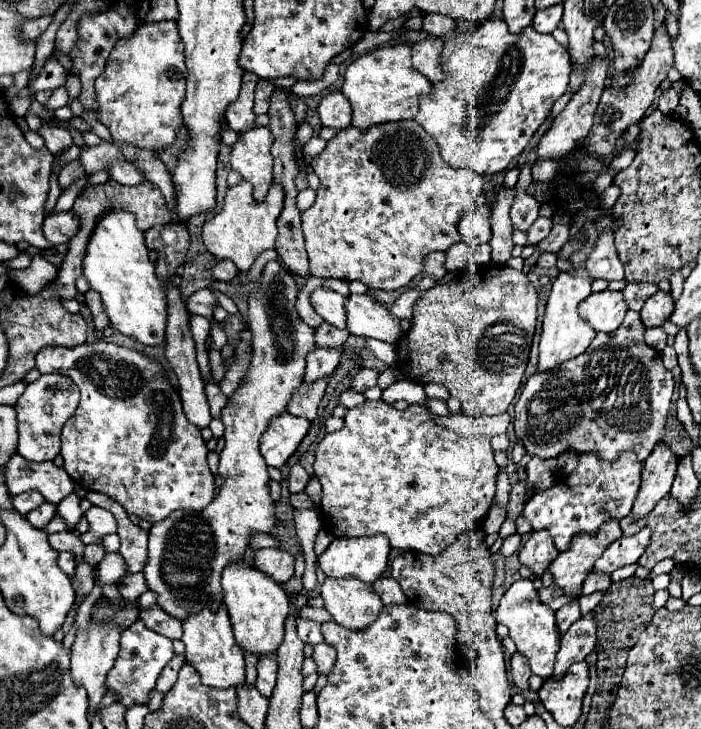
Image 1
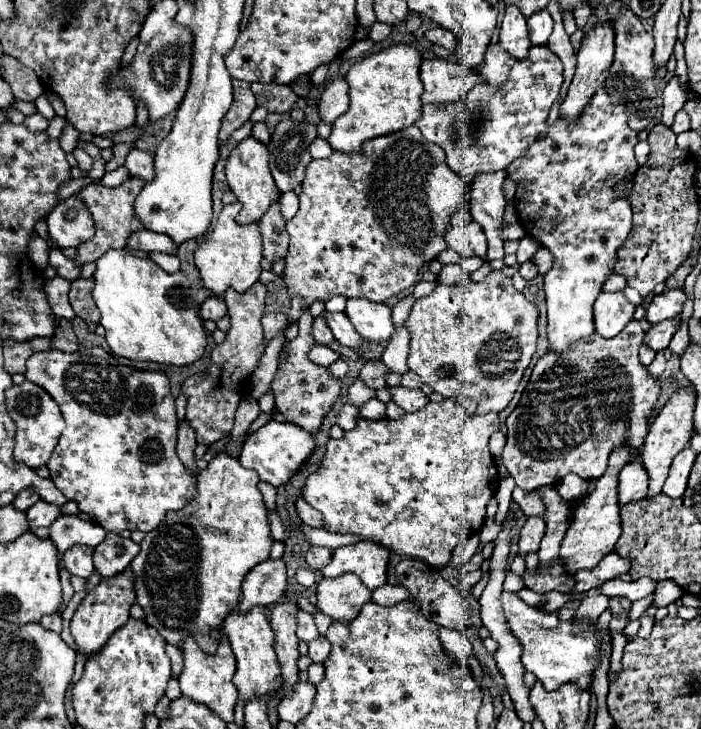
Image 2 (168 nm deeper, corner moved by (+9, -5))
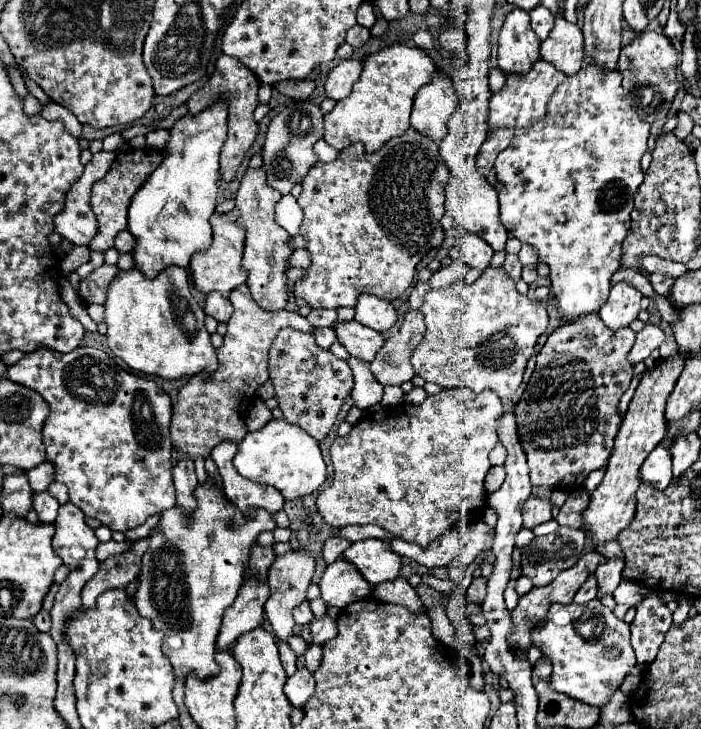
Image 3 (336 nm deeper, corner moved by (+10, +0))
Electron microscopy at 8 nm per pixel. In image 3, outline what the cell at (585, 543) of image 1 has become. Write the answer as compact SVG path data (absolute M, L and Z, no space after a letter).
M677 352L669 356L667 360L661 360L655 368L647 370L635 390L635 396L629 404L629 410L621 422L621 428L617 432L615 448L609 458L609 468L603 478L603 482L591 492L591 502L587 510L583 512L585 516L585 532L593 538L593 544L597 546L599 542L607 542L617 538L617 534L629 526L629 522L635 516L635 504L637 504L637 488L641 486L639 480L639 470L641 464L645 462L645 456L659 446L665 438L665 402L677 382L677 376L681 374L685 366L685 354Z

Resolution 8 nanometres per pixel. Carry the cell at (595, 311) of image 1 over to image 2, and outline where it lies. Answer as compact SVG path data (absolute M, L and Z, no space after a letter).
M600 293L594 303L594 327L602 337L616 337L632 319L634 305L622 293Z

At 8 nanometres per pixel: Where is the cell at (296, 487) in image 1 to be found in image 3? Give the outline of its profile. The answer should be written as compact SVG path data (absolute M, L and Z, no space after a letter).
M455 528L447 530L443 536L439 536L437 540L433 540L427 548L415 544L415 542L405 542L401 538L391 540L389 546L399 556L407 556L407 558L411 558L411 560L415 560L415 562L419 562L423 566L429 566L429 568L447 566L463 550L463 546L461 546L461 534Z

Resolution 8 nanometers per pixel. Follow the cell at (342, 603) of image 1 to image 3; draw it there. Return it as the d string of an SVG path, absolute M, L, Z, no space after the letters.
M337 558L327 566L319 580L319 588L323 602L335 608L345 608L357 600L367 598L371 592L369 582L345 558Z

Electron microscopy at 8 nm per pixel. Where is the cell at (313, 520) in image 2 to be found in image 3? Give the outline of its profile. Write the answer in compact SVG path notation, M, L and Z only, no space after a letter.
M351 526L351 528L341 528L339 532L341 538L349 540L349 542L357 542L357 540L365 540L365 538L381 538L381 540L393 540L395 536L379 526Z

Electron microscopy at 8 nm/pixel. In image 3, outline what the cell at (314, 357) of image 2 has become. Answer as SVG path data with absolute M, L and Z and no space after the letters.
M315 328L315 330L313 330L313 336L315 336L315 340L317 340L317 344L319 344L321 348L329 348L329 346L337 340L333 328Z

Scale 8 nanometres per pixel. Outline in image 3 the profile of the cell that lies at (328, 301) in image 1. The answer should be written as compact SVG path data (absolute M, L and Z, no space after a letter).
M351 320L351 322L337 322L335 324L335 334L337 334L339 342L347 348L347 352L351 356L357 356L357 358L367 360L367 362L371 362L373 356L385 344L381 332L365 328L359 322L355 322L355 320Z

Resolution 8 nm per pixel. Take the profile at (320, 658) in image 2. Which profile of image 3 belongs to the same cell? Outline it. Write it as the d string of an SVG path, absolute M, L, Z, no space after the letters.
M325 614L325 616L319 618L319 620L313 620L309 626L311 626L313 644L325 644L325 640L331 640L333 636L337 636L335 618L331 618L329 614Z

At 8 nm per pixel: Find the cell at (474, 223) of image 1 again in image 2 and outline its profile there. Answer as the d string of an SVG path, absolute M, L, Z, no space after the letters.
M470 221L468 225L462 227L450 227L444 235L448 247L452 247L454 251L458 251L462 257L484 257L486 255L486 237L484 231L480 229L478 223Z

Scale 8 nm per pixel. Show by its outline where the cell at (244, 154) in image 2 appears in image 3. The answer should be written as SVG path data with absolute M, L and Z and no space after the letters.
M249 168L241 180L241 186L237 190L235 204L241 212L239 224L245 226L247 230L247 240L245 240L245 254L243 254L243 270L247 272L247 286L253 296L253 300L263 308L263 310L283 310L289 294L287 294L287 270L289 270L289 260L295 248L291 246L291 236L275 222L275 204L279 202L281 194L273 192L273 188L267 186L265 182L265 170L253 170Z

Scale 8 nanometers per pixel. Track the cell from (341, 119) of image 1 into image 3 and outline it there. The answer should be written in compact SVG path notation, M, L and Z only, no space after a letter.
M361 56L361 58L347 58L347 60L339 62L329 72L329 76L325 80L325 94L327 94L327 98L341 100L341 98L349 96L353 84L359 80L359 74L363 70L363 62L365 62L365 56Z

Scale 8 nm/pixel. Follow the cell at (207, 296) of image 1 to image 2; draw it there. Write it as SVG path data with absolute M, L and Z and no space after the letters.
M208 297L208 299L200 305L200 315L202 315L202 319L218 321L220 317L226 315L226 303L222 301L222 297Z

